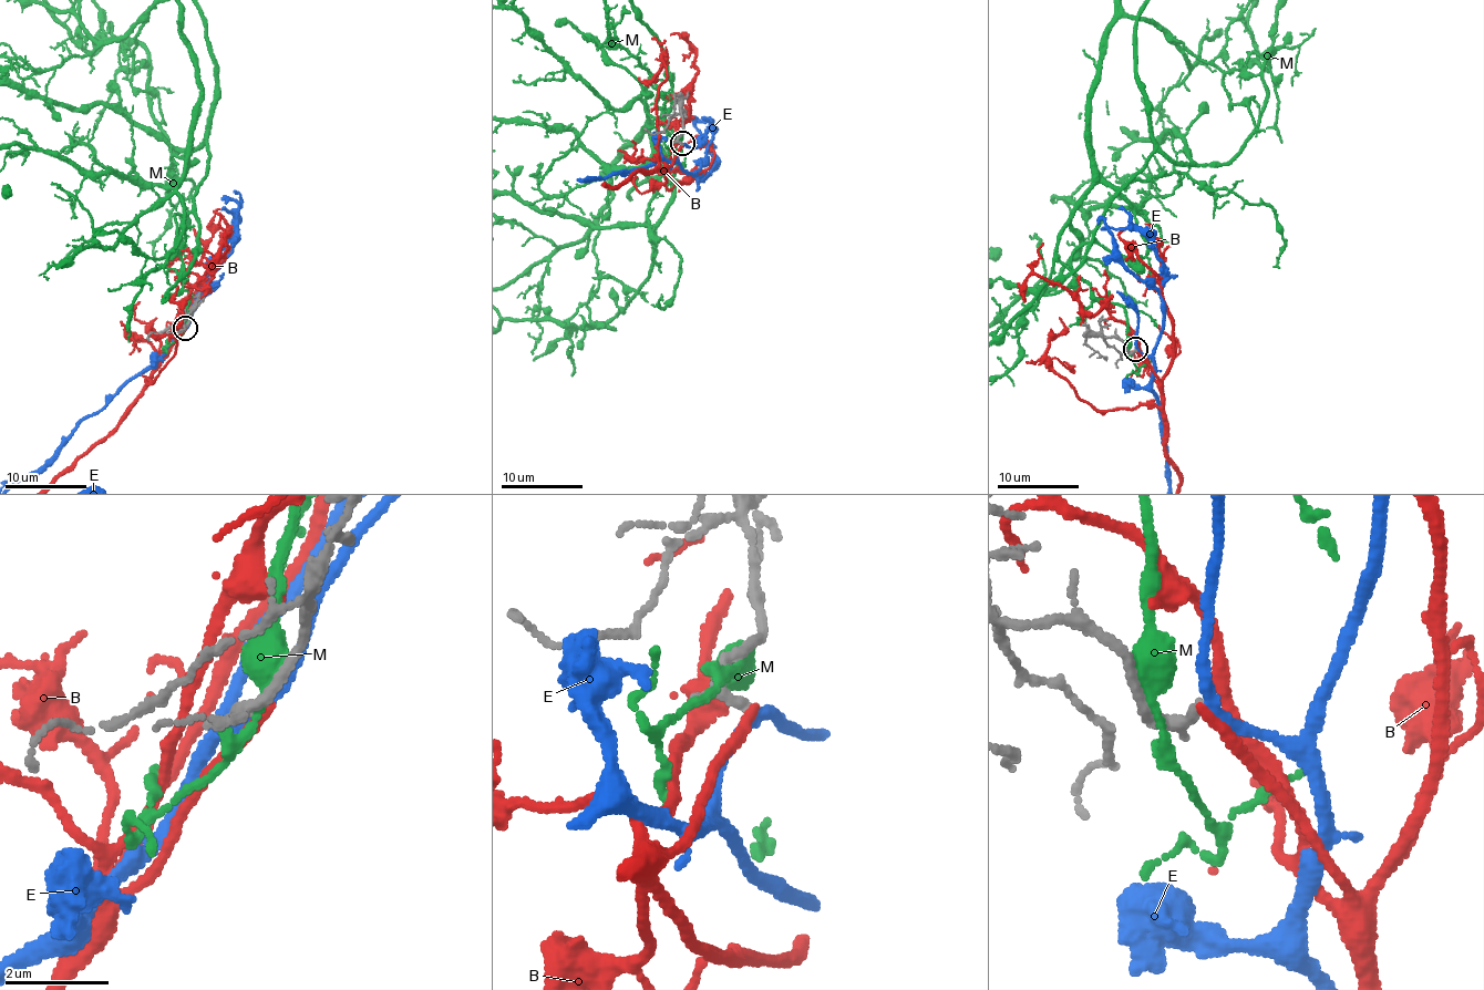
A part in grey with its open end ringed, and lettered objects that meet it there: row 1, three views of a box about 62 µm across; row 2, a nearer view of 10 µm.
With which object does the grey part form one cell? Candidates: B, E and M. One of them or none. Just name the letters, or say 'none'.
none

